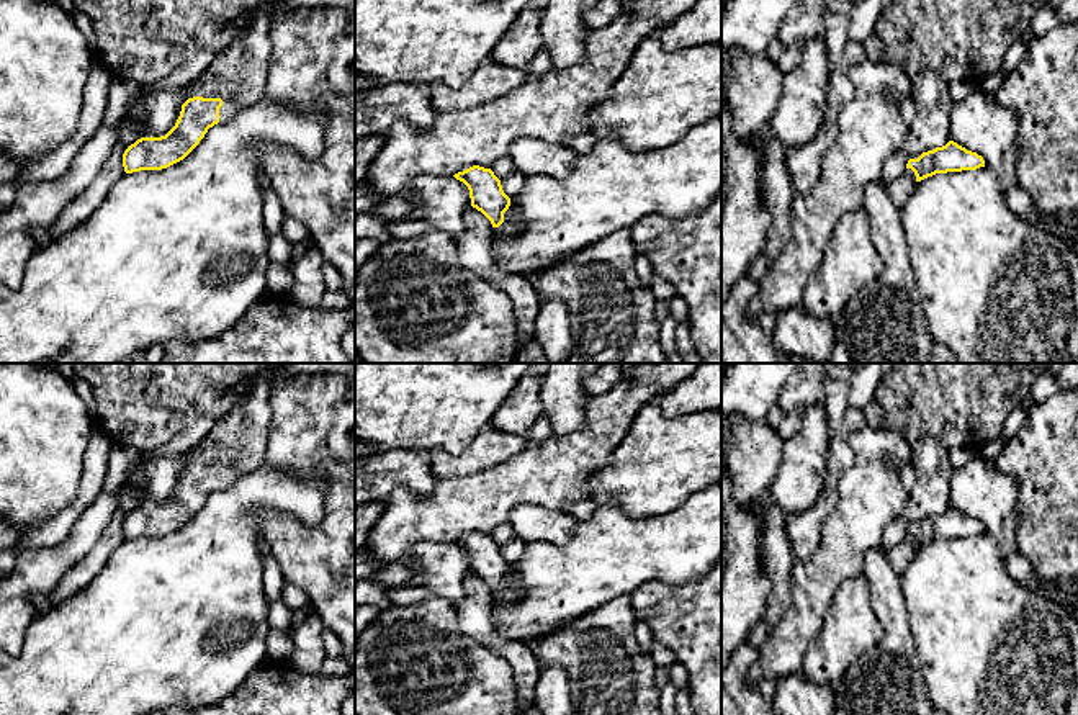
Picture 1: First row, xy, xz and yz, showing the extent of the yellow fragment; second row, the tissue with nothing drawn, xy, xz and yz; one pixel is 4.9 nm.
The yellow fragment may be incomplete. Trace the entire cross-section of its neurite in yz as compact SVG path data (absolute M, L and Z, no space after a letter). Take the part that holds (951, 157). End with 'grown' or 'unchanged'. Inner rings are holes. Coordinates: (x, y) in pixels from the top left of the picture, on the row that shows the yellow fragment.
M949 141L942 147L923 152L918 159L910 159L906 164L906 169L914 172L916 182L936 173L977 170L980 167L985 167L983 157L967 151L954 141Z; unchanged

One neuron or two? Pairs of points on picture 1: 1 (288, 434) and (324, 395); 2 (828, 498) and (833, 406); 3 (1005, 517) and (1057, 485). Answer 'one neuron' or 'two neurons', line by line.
1: one neuron
2: one neuron
3: two neurons

